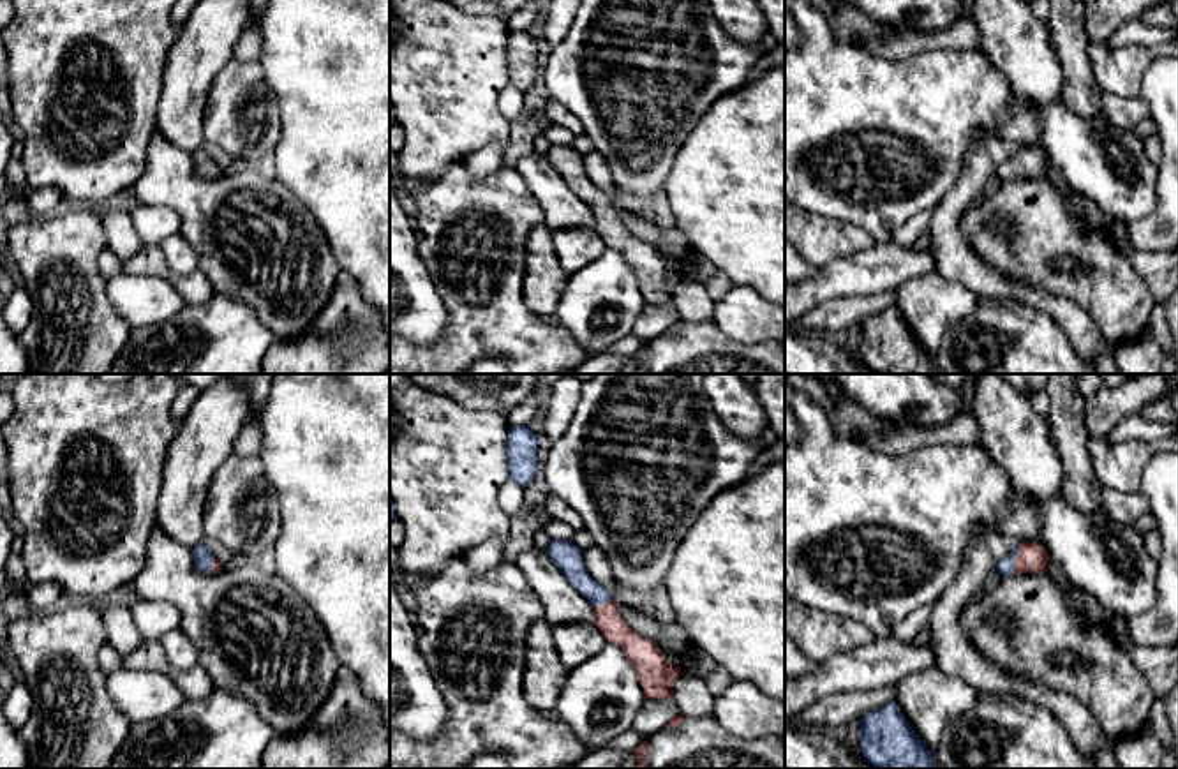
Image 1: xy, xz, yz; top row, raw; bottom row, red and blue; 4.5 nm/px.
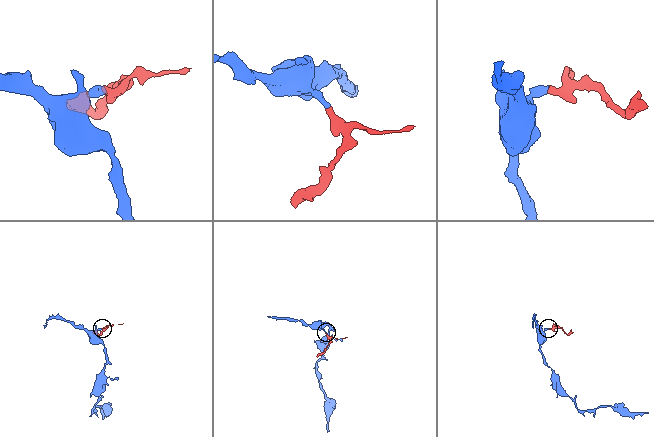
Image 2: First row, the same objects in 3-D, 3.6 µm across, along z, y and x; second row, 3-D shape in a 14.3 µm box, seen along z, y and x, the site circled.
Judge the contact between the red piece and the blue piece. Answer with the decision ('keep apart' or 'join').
join

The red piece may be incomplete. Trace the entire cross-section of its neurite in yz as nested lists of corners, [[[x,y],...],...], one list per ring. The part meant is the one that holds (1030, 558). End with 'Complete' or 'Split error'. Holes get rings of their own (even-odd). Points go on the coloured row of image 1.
[[[1016,543],[995,568],[1002,577],[1012,573],[1046,573],[1048,552],[1037,543]]]. Split error

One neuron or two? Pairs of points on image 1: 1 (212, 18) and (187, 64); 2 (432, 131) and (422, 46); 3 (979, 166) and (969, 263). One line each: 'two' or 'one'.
1: one
2: one
3: one

